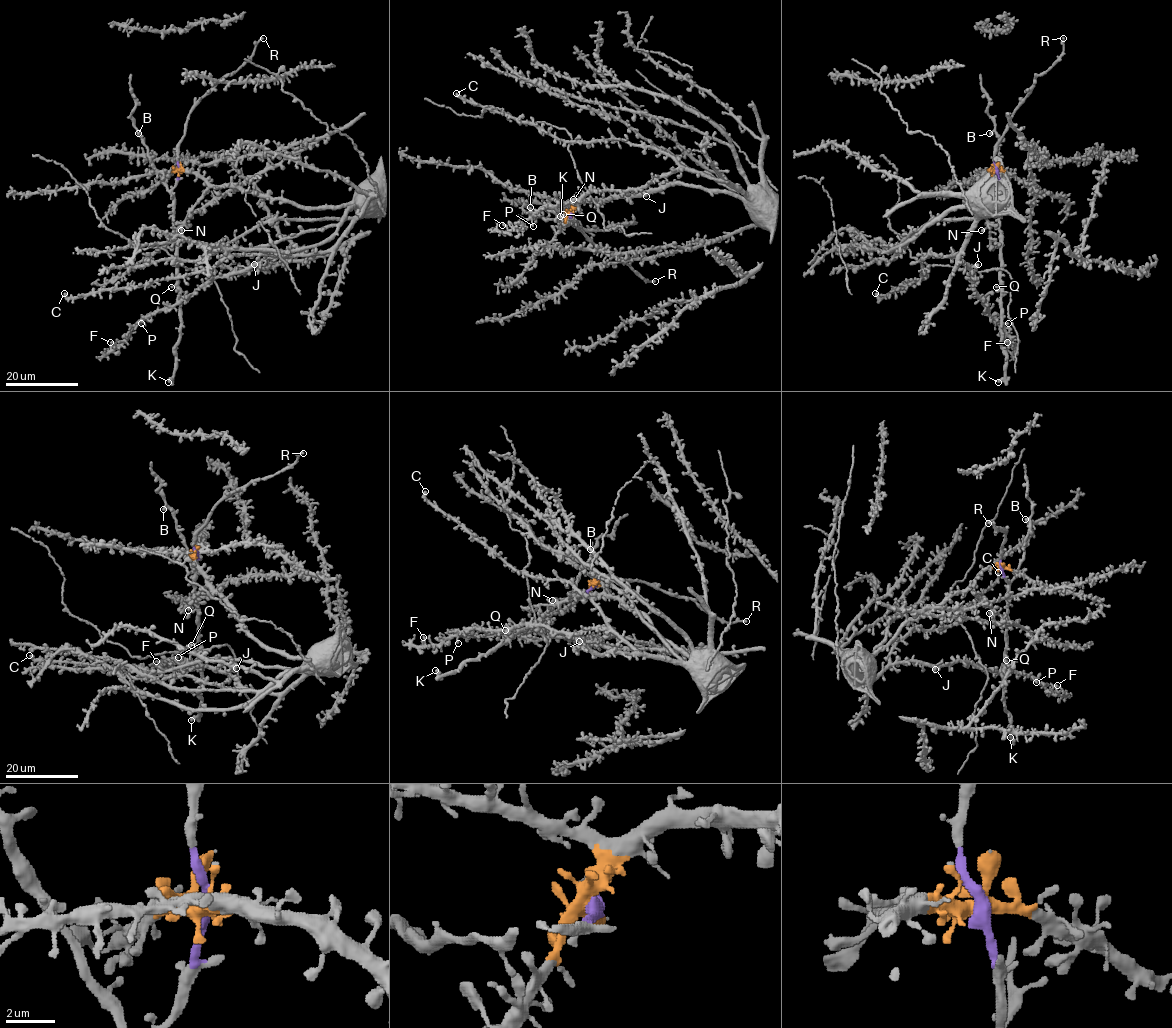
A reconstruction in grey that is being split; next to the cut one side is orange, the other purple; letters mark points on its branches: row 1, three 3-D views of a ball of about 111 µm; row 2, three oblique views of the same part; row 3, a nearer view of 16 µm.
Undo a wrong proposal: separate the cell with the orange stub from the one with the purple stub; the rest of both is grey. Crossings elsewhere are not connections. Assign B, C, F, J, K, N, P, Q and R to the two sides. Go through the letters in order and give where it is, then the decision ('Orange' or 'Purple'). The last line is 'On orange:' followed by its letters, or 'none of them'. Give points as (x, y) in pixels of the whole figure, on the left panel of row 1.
B: Place: (138, 133). Purple
C: Place: (64, 293). Orange
F: Place: (110, 342). Orange
J: Place: (254, 264). Orange
K: Place: (168, 382). Purple
N: Place: (181, 230). Orange
P: Place: (141, 323). Orange
Q: Place: (171, 287). Purple
R: Place: (263, 38). Purple
On orange: C, F, J, N, P

